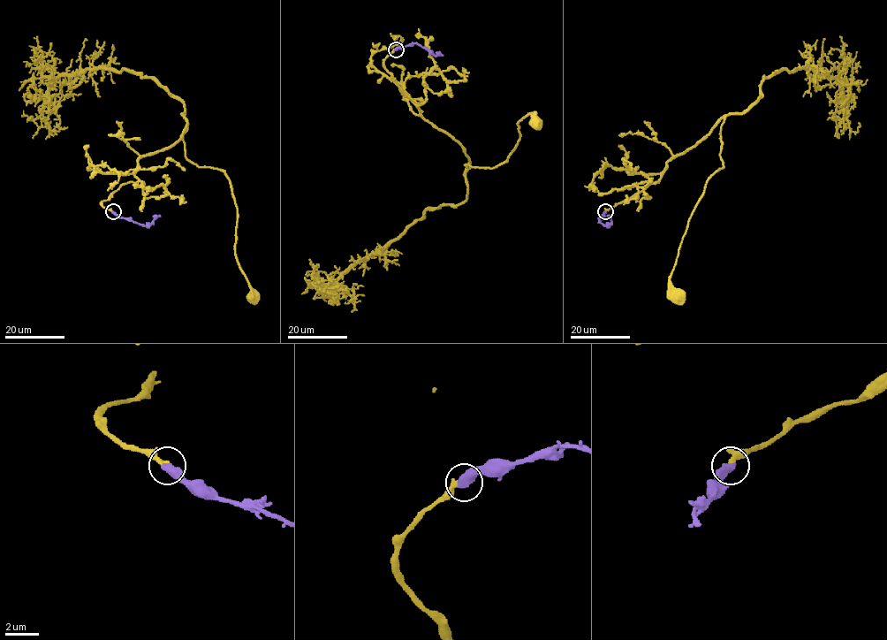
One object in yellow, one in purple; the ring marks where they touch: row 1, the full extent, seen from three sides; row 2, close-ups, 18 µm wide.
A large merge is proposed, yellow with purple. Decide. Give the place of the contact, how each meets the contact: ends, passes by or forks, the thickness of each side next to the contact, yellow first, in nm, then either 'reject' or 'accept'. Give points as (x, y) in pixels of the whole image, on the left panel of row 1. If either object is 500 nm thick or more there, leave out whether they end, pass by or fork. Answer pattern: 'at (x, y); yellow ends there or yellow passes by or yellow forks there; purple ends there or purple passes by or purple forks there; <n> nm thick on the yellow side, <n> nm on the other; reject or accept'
at (113, 211); 190 nm thick on the yellow side, 600 nm on the other; accept

